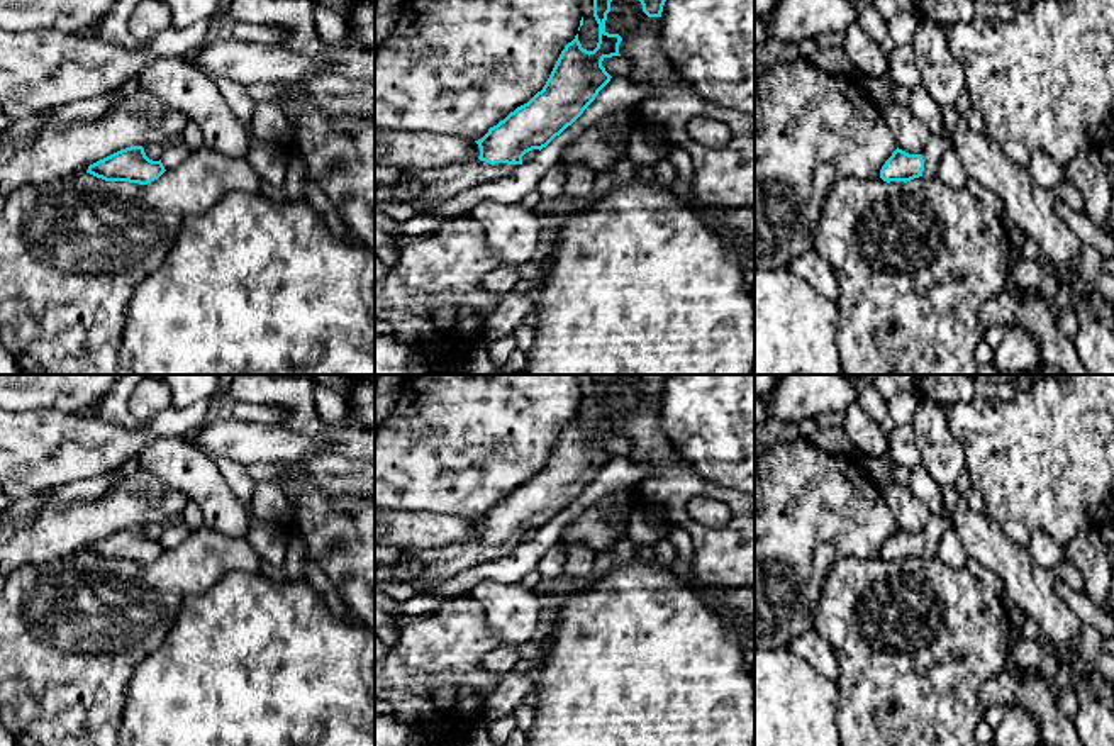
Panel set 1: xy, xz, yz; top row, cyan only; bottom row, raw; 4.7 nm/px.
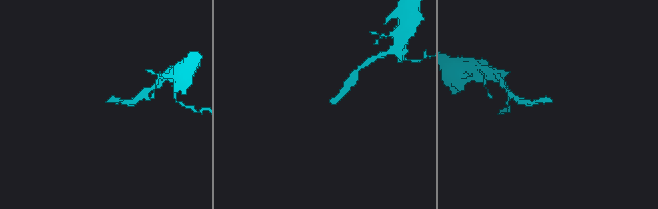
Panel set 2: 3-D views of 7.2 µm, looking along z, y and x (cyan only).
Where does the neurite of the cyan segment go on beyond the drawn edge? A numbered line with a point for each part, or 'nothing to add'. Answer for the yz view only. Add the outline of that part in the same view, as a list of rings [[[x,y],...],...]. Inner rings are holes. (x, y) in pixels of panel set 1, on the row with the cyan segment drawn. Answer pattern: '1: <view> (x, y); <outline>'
1: yz (936, 146); [[[931,136],[921,156],[924,159],[922,178],[931,180],[938,176],[938,168],[943,154],[951,148],[950,137]]]

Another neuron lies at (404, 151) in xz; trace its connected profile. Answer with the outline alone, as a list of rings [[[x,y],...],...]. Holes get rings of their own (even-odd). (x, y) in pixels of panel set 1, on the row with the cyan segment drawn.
[[[383,129],[375,132],[375,166],[392,166],[400,173],[448,166],[454,161],[480,161],[478,156],[475,141],[454,136]]]

